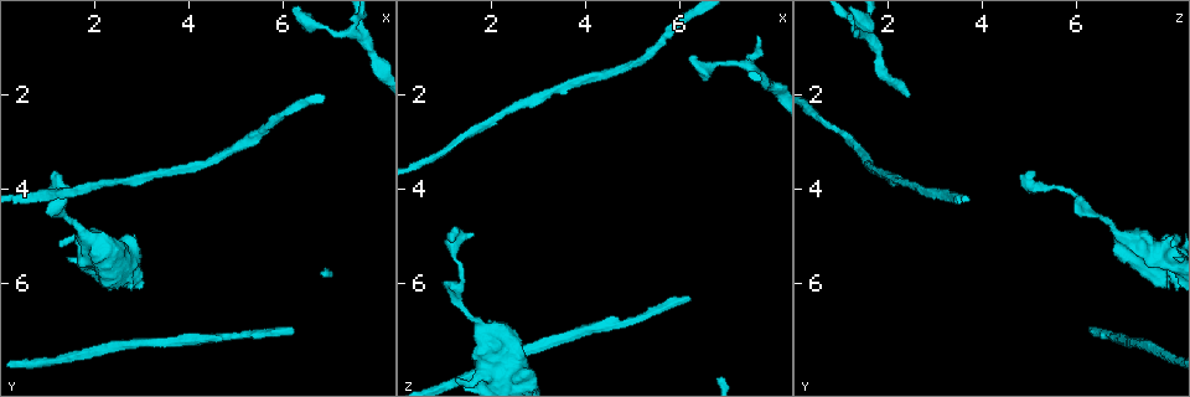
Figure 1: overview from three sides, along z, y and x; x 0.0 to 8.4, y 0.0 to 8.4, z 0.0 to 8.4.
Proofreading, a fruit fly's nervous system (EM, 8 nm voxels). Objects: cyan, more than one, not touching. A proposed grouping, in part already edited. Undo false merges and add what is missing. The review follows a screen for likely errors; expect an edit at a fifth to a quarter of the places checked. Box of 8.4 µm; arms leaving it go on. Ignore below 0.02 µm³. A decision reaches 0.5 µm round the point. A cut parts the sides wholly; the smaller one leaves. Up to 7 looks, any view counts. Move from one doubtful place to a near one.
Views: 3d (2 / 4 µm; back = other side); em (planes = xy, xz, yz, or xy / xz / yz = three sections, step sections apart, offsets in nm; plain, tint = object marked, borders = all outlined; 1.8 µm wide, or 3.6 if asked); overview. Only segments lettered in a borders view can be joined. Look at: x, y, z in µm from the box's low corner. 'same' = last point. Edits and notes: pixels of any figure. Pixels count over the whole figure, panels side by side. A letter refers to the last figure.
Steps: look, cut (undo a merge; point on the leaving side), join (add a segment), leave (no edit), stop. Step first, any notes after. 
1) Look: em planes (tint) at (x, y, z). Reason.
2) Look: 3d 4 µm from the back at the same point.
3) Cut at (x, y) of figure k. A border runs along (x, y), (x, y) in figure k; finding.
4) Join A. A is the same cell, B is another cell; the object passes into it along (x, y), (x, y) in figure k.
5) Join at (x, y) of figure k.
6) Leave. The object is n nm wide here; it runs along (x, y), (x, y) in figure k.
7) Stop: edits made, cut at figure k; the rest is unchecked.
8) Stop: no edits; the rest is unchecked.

Look: em planes (borders) at (1.65, 4.00, 4.95). Tapers out.

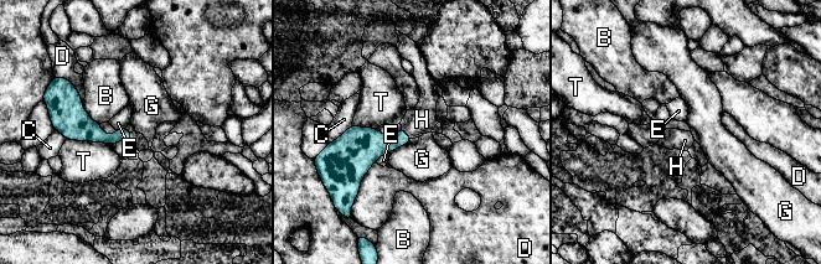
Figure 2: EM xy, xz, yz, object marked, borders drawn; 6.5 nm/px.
Join H. The longest contact is with T, 300 nm; H is the same cell, B, C, D, E, G and T are other cells; it goes on there.

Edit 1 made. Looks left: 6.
Look: overview. Redraw.

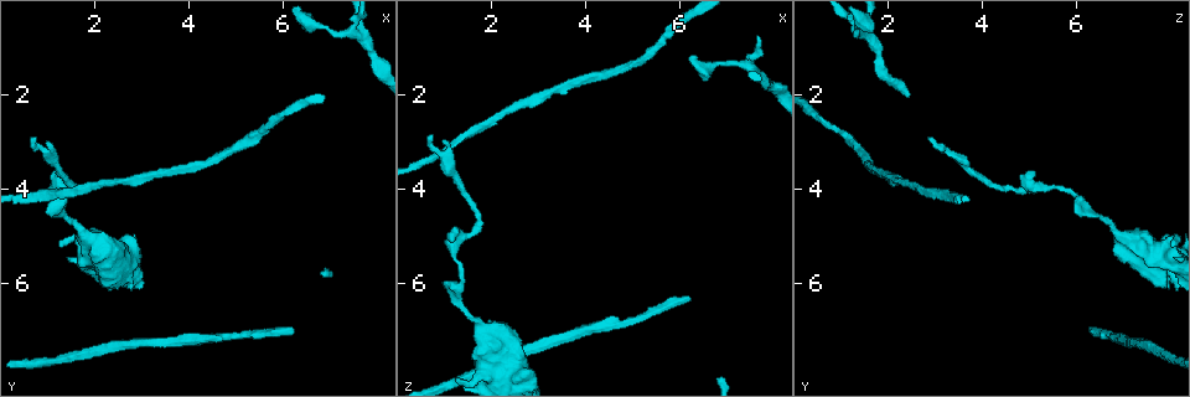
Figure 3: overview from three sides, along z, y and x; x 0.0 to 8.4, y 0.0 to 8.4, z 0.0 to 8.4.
Look: em planes (borders) at (0.75, 2.90, 2.90).

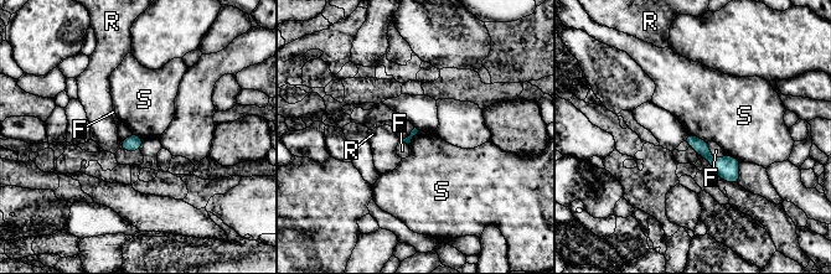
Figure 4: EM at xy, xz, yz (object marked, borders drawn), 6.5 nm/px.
Leave. F, R and S are other cells; a border runs along (687, 133), (707, 143) in figure 4; none of them fits.

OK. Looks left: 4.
Look: 3d 4 µm from the back at (6.20, 7.05, 6.25). An open end.

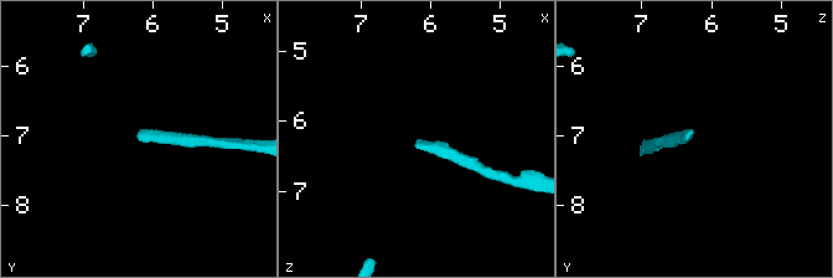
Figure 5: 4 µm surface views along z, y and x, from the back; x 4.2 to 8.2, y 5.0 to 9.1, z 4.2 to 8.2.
Look: em planes (borders) at (6.25, 7.00, 6.30). Now the EM.

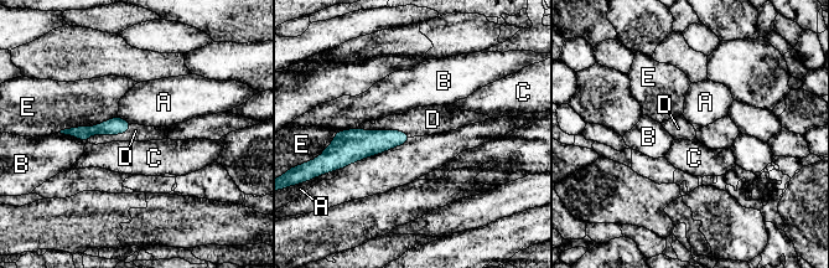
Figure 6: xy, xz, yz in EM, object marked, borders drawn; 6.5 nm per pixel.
Join D. The object is 110 nm wide here; D is the same cell, A, B, C and E are other cells; the object passes into it along (352, 145), (385, 130), (421, 120) in figure 6; it goes on there.

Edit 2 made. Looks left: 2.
Stop: edits made, join at figure 2, join at figure 6; the rest is unchecked.

